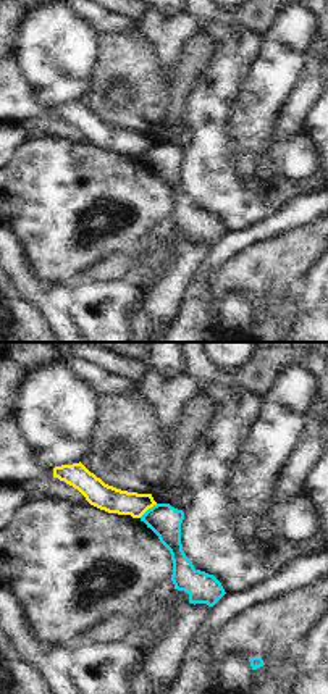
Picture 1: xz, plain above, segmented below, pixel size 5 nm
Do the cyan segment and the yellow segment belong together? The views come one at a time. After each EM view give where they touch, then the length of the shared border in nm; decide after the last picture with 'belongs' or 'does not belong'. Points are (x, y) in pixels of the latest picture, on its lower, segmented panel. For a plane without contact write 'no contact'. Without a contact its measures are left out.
meets cyan at (149, 509); contact 120 nm long

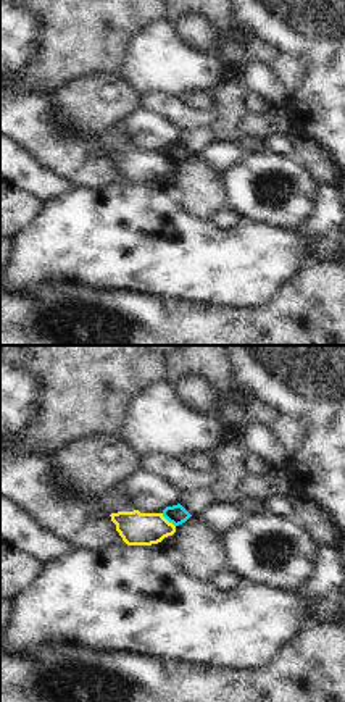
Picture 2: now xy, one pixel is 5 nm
meets cyan at (168, 520); contact 100 nm long

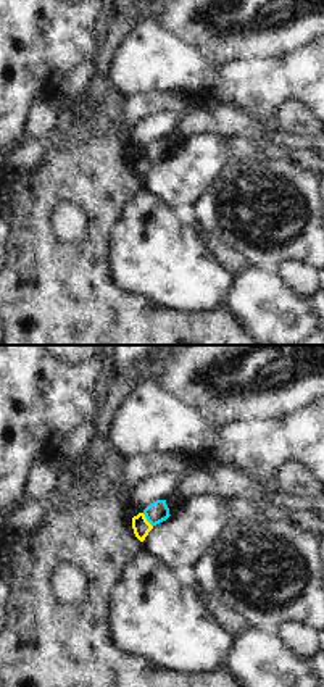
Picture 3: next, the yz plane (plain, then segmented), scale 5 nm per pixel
meets cyan at (147, 520); contact 90 nm long

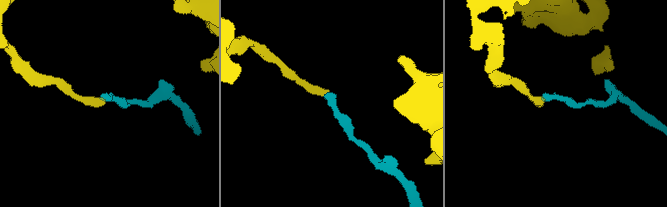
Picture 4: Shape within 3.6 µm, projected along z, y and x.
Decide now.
does not belong

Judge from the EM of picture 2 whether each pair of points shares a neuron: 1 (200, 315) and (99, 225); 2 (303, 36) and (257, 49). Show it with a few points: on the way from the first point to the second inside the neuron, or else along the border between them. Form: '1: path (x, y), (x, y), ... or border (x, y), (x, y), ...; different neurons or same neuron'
1: border (145, 292), (155, 297), (207, 302), (220, 307); different neurons
2: border (242, 44), (252, 39), (263, 39), (282, 54); different neurons

